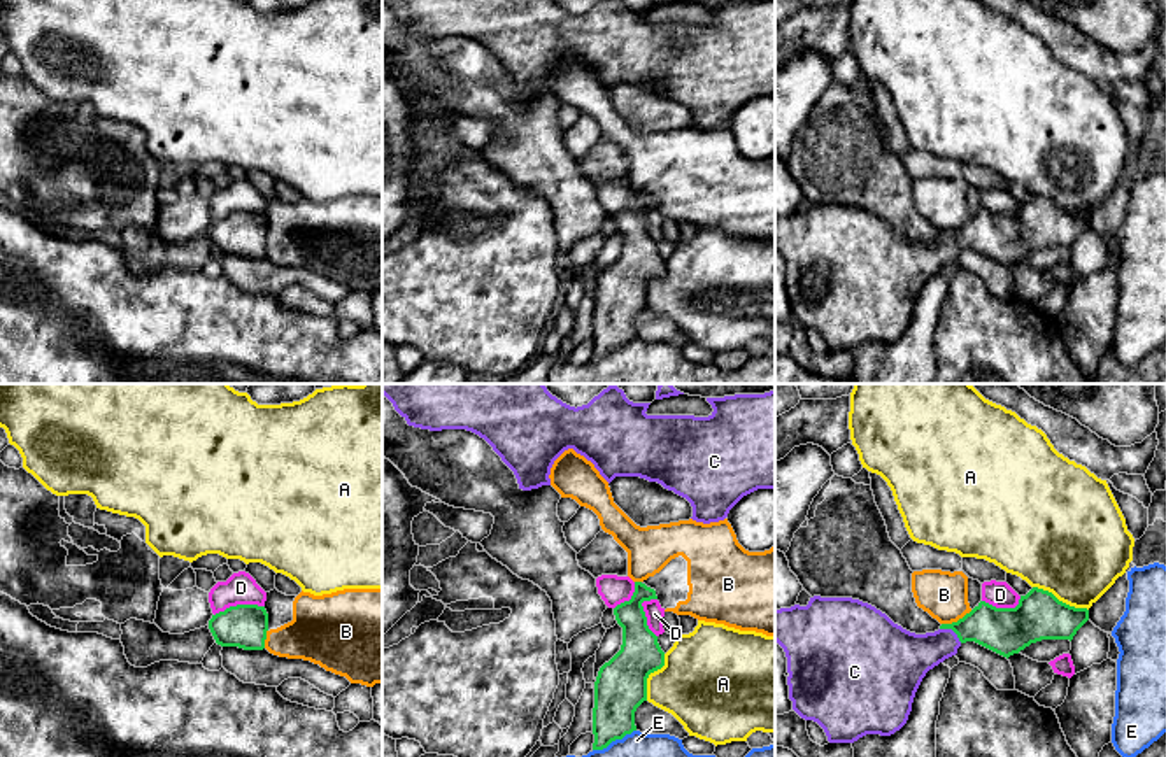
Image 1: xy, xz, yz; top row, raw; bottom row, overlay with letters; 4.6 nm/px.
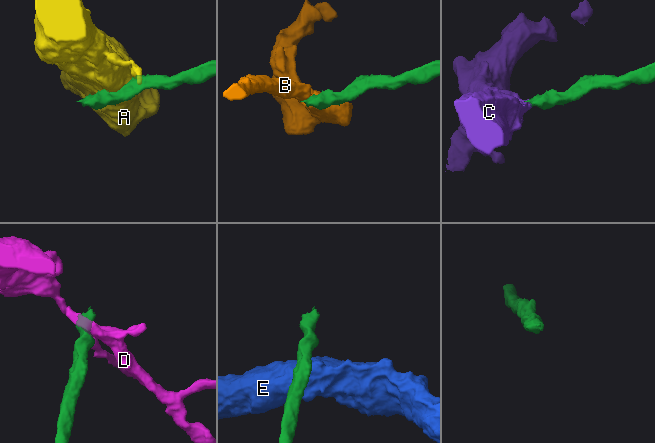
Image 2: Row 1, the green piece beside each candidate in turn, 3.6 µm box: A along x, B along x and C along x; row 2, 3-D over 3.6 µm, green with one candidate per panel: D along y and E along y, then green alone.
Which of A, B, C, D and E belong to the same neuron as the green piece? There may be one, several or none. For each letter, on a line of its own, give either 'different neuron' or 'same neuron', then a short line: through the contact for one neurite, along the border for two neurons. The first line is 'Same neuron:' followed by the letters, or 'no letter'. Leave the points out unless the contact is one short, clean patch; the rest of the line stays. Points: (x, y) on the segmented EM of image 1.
Same neuron: C
A: different neuron
B: different neuron; line yz (972, 610), (956, 621), (942, 624)
C: same neuron; line yz (1007, 631), (952, 629), (935, 647), (905, 656)
D: different neuron; line xy (263, 605), (230, 605), (214, 615)
E: different neuron

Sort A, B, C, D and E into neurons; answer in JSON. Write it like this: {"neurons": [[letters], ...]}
{"neurons": [["A"], ["B"], ["C"], ["D"], ["E"]]}

